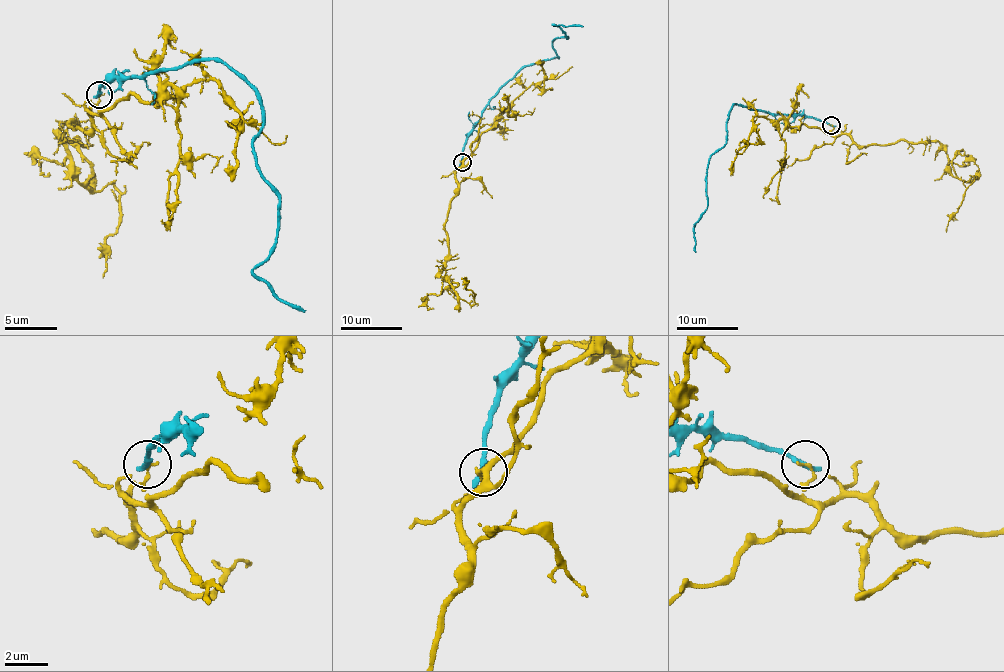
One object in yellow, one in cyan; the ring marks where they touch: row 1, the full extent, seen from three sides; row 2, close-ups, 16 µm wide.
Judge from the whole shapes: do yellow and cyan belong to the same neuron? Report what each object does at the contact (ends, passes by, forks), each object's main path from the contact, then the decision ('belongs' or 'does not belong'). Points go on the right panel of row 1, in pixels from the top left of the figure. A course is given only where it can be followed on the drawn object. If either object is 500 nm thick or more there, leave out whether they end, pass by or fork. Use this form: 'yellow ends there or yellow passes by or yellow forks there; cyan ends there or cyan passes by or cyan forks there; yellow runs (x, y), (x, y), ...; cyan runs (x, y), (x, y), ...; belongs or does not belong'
yellow ends there; cyan ends there; yellow runs (831, 124), (833, 135), (847, 134), (860, 146), (901, 140), (939, 143), (948, 171), (973, 180), (945, 232); cyan runs (831, 124), (734, 104), (726, 124), (726, 143), (711, 157), (706, 211), (694, 229), (695, 251); does not belong

